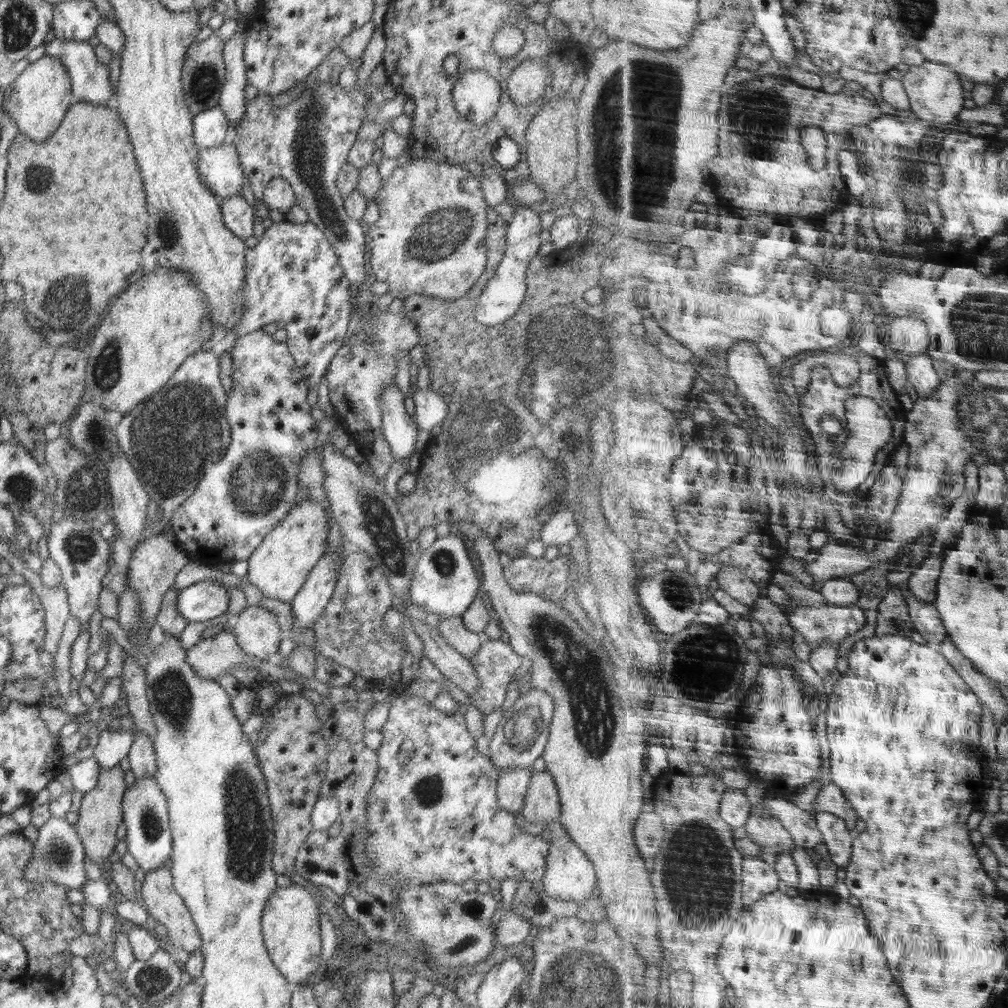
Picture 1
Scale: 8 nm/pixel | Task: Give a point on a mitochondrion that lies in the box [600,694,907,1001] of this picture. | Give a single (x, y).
(700, 874)

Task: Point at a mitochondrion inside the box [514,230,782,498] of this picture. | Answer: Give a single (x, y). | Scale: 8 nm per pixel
(740, 450)

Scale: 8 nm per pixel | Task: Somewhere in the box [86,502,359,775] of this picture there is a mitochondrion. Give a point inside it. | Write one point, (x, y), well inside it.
(172, 695)

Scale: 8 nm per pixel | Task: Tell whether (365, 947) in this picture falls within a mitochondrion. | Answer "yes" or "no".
no

